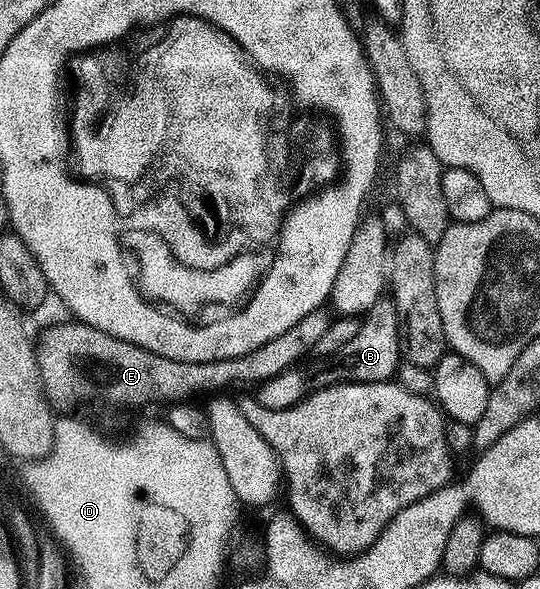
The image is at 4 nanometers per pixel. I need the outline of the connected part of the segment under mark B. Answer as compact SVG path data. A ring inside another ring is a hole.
M382 298L362 321L359 334L355 334L355 338L351 338L351 342L347 342L347 346L343 346L340 352L334 352L325 359L310 359L304 366L288 368L283 370L283 374L275 374L275 378L267 378L267 382L256 385L255 398L267 410L287 410L287 406L295 406L310 392L318 392L331 384L392 381L402 360L403 337L400 318L393 300Z

